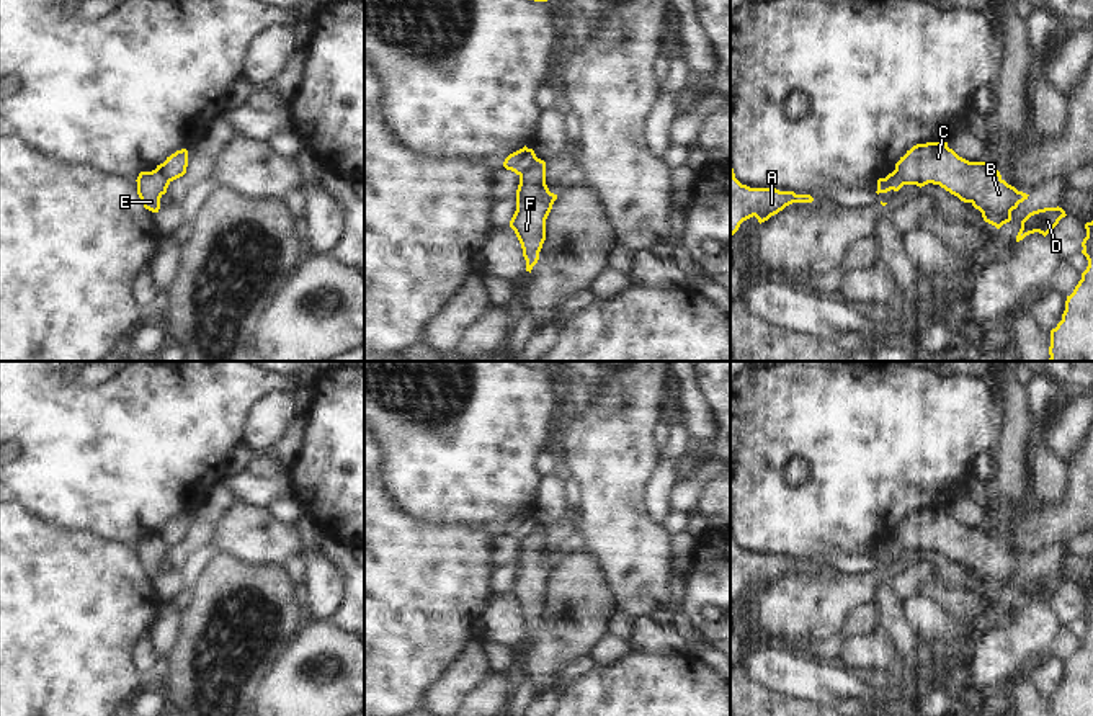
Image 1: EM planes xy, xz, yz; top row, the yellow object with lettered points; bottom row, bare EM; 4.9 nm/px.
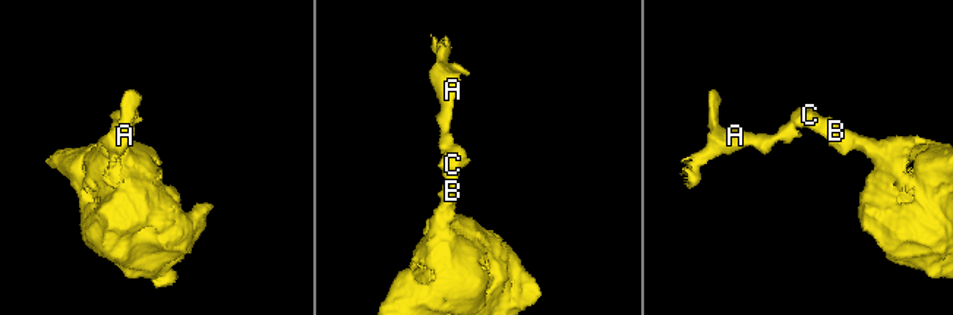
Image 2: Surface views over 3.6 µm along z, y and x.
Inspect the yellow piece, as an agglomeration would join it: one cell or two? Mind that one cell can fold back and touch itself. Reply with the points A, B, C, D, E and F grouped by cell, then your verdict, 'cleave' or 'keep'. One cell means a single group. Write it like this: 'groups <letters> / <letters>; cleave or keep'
groups A E / B C D F; cleave

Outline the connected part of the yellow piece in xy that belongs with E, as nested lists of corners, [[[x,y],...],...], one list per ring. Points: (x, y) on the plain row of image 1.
[[[155,535],[152,538],[141,538],[137,543],[137,561],[145,575],[158,579],[160,564],[167,559],[170,548]]]

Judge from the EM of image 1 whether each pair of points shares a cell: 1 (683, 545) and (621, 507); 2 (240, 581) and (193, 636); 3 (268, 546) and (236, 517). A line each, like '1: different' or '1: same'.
1: different
2: same
3: same

